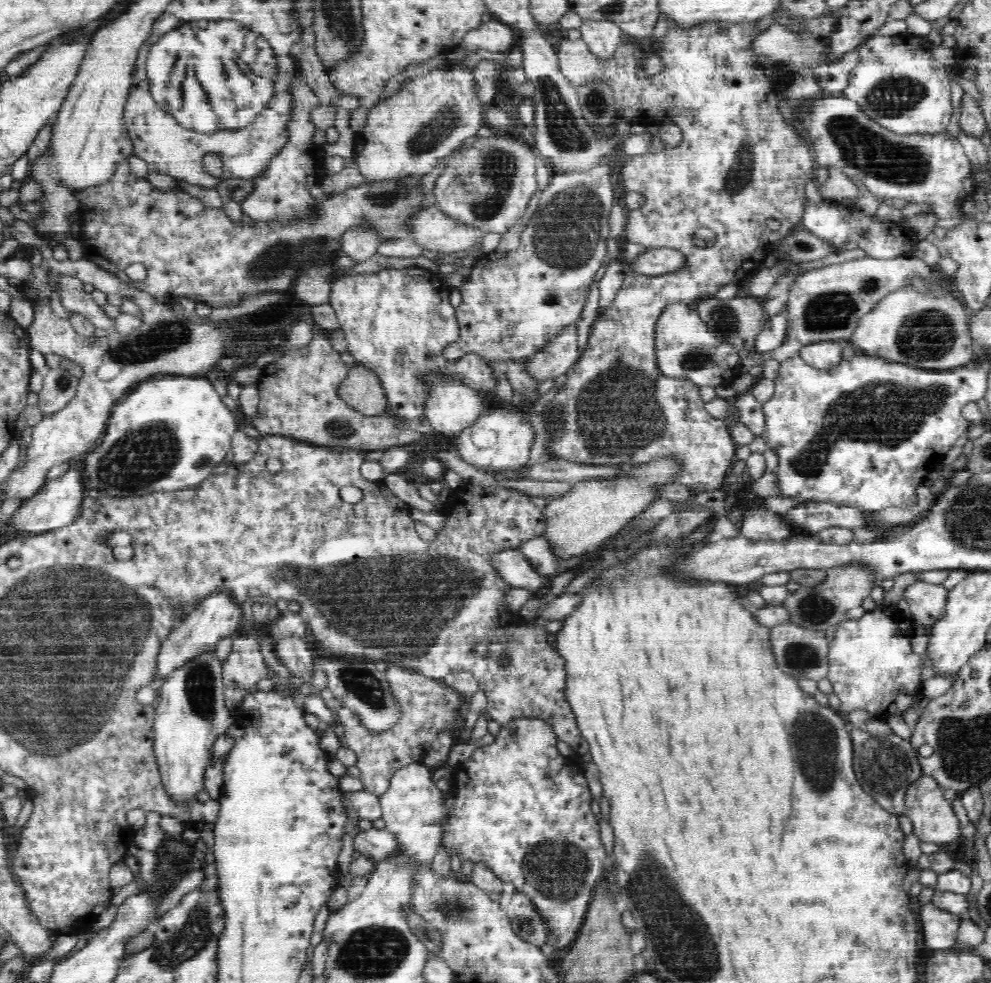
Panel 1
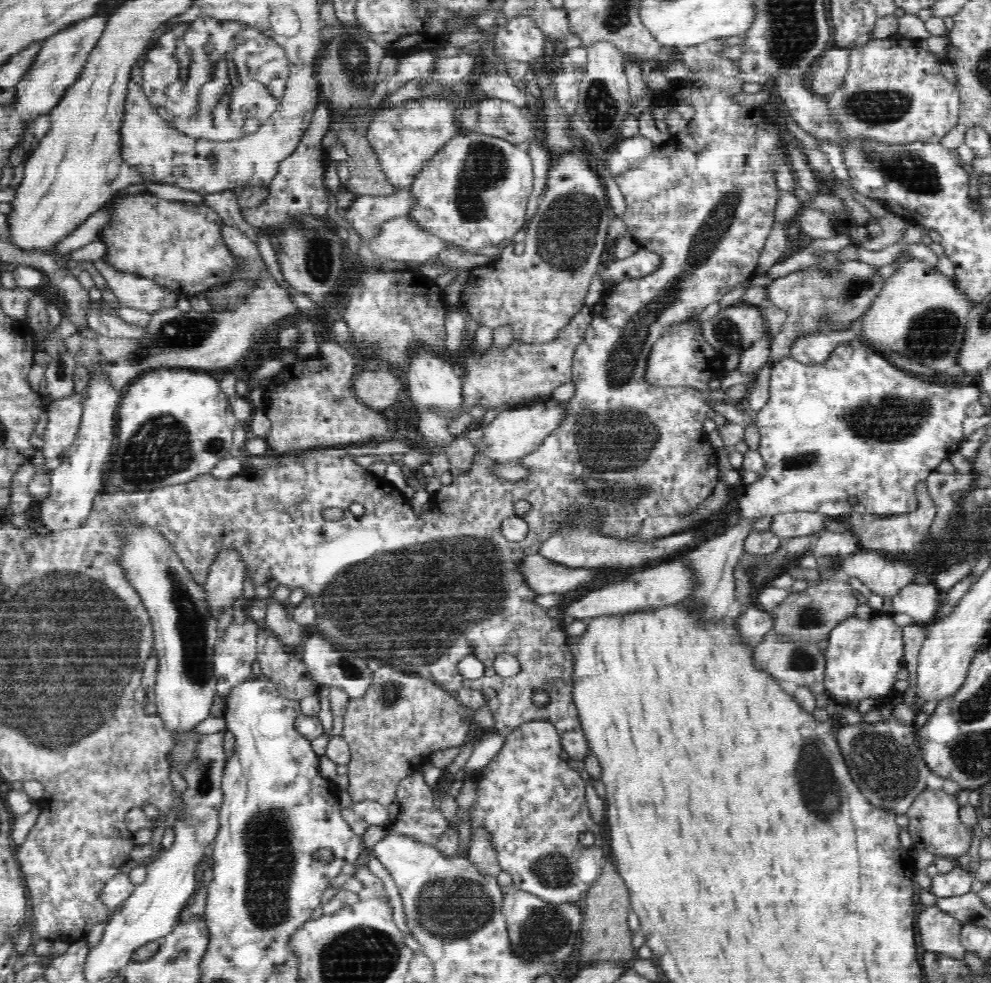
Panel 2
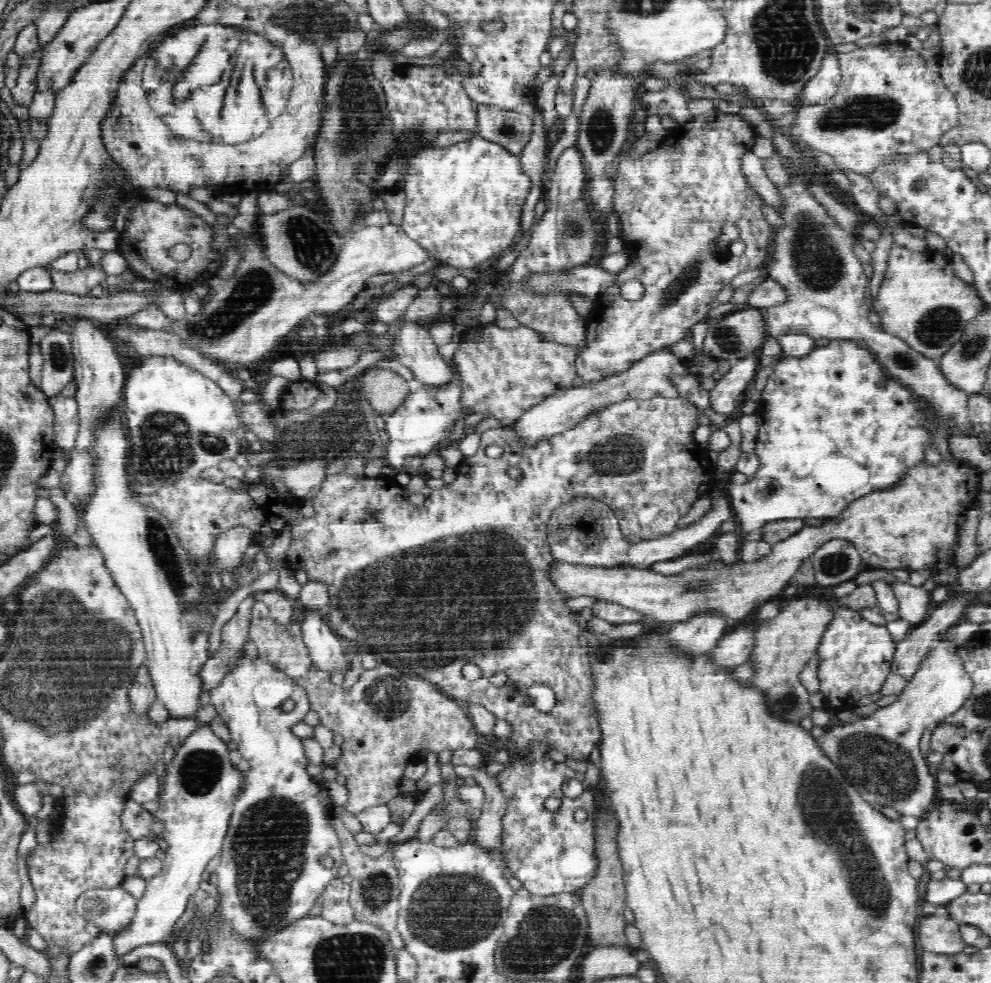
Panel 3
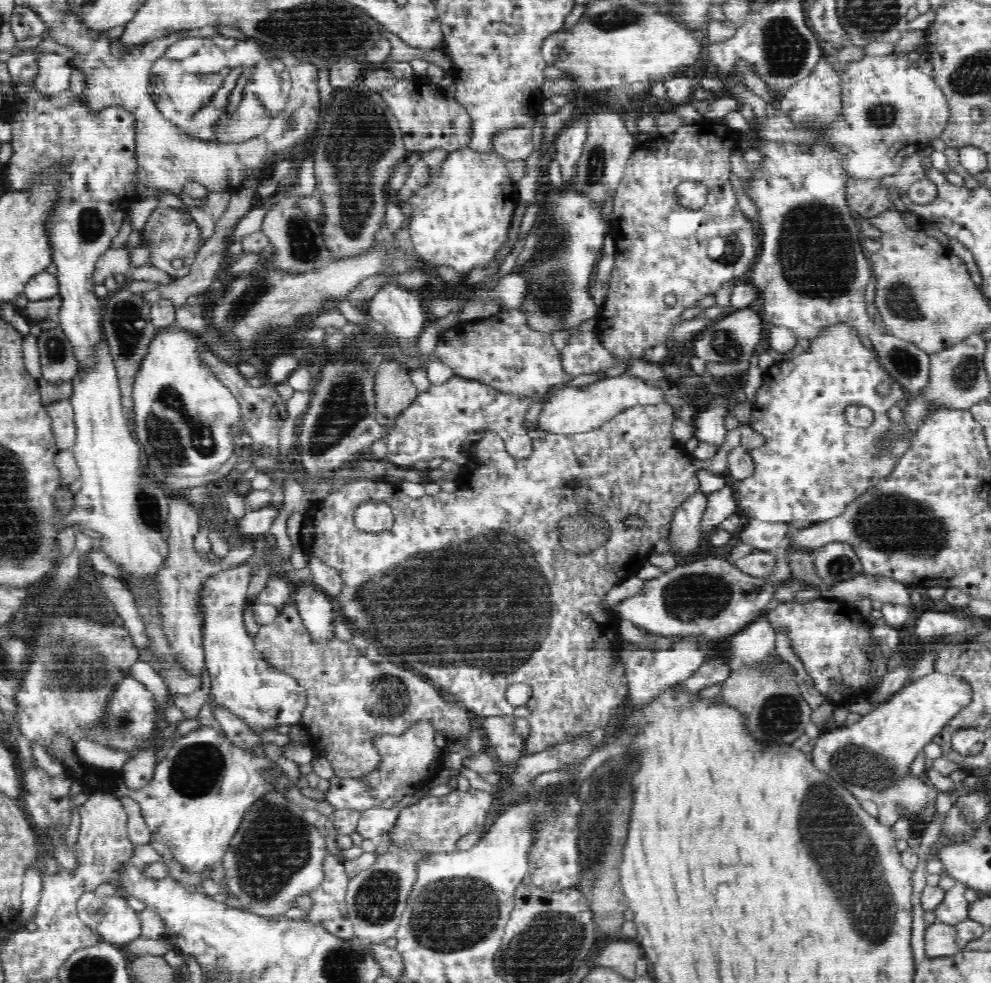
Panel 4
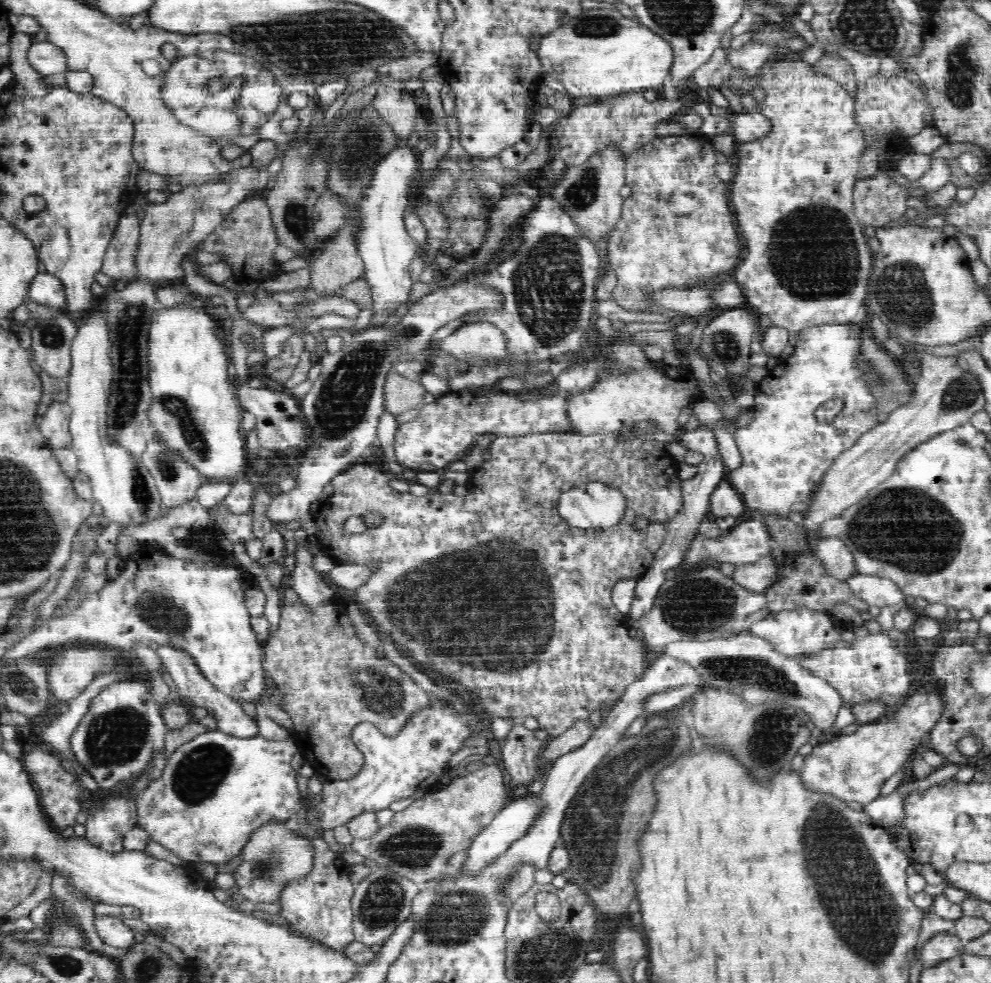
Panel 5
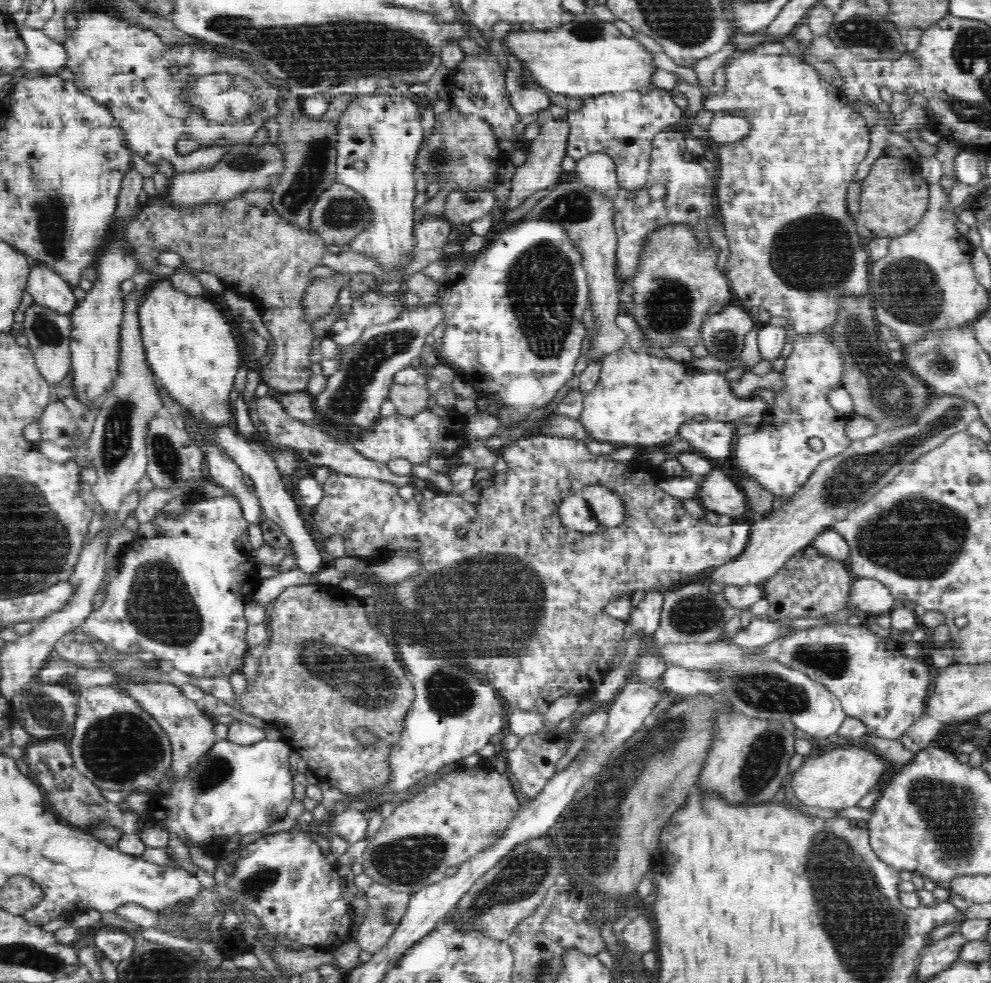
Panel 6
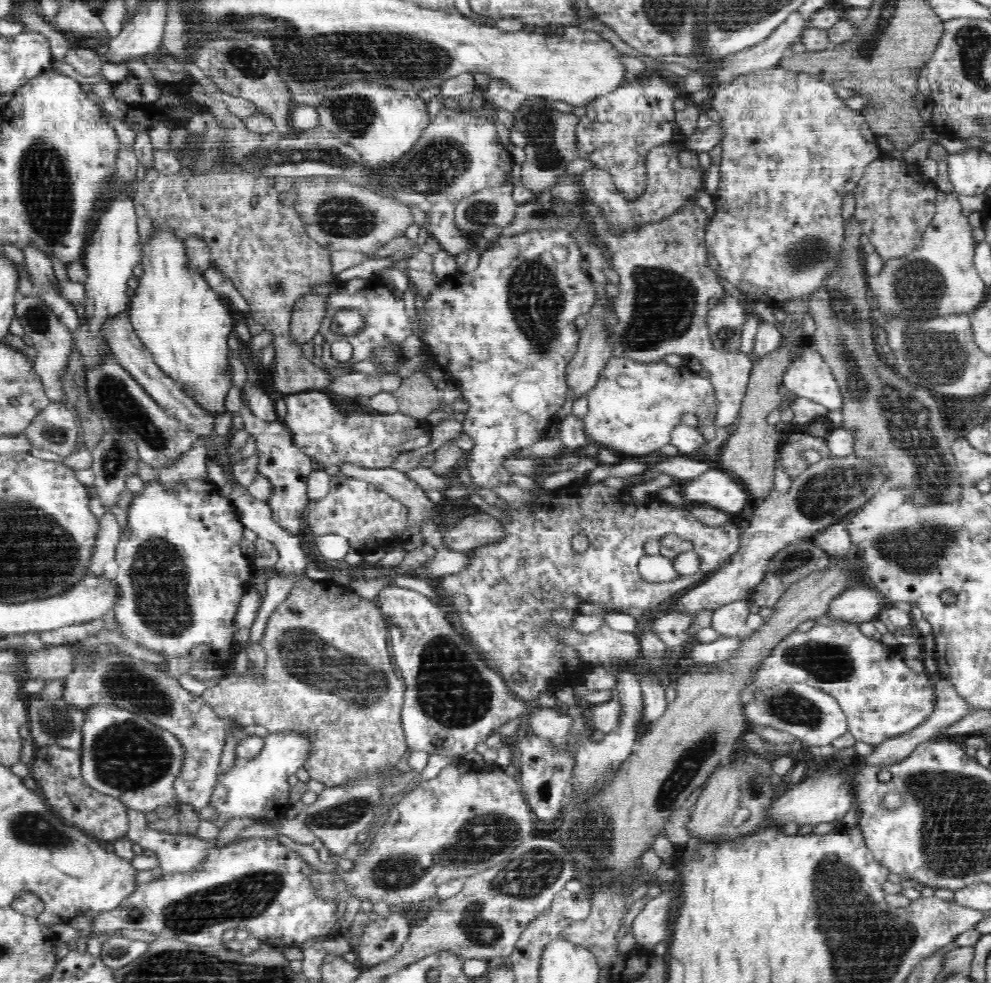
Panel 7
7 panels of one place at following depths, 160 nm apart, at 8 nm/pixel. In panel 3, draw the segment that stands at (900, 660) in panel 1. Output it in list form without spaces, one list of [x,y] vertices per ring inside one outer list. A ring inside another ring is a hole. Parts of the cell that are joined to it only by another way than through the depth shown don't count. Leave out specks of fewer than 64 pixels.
[[[838,606],[835,619],[825,628],[816,651],[819,690],[825,696],[826,708],[851,711],[862,696],[879,692],[893,668],[896,647],[887,625],[870,623],[858,611]]]

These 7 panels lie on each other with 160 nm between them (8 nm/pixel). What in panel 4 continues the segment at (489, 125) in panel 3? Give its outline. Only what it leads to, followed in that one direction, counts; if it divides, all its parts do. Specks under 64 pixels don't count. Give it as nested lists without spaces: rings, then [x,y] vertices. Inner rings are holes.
[[[532,126],[514,128],[496,133],[492,138],[493,150],[508,161],[526,160],[534,152]]]

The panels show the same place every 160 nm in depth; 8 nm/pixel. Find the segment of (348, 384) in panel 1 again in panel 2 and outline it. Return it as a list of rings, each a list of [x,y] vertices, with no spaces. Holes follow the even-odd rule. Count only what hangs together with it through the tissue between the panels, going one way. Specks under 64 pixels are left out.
[[[359,370],[353,380],[357,399],[376,411],[390,408],[398,400],[400,392],[406,390],[405,382],[394,372]]]

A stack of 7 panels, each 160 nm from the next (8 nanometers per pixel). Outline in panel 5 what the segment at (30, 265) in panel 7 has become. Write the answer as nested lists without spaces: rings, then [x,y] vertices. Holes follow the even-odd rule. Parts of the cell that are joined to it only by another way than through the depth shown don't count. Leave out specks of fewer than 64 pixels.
[[[38,273],[30,283],[27,297],[34,302],[51,306],[52,308],[63,308],[66,300],[66,291],[63,290],[62,281],[50,273]]]

